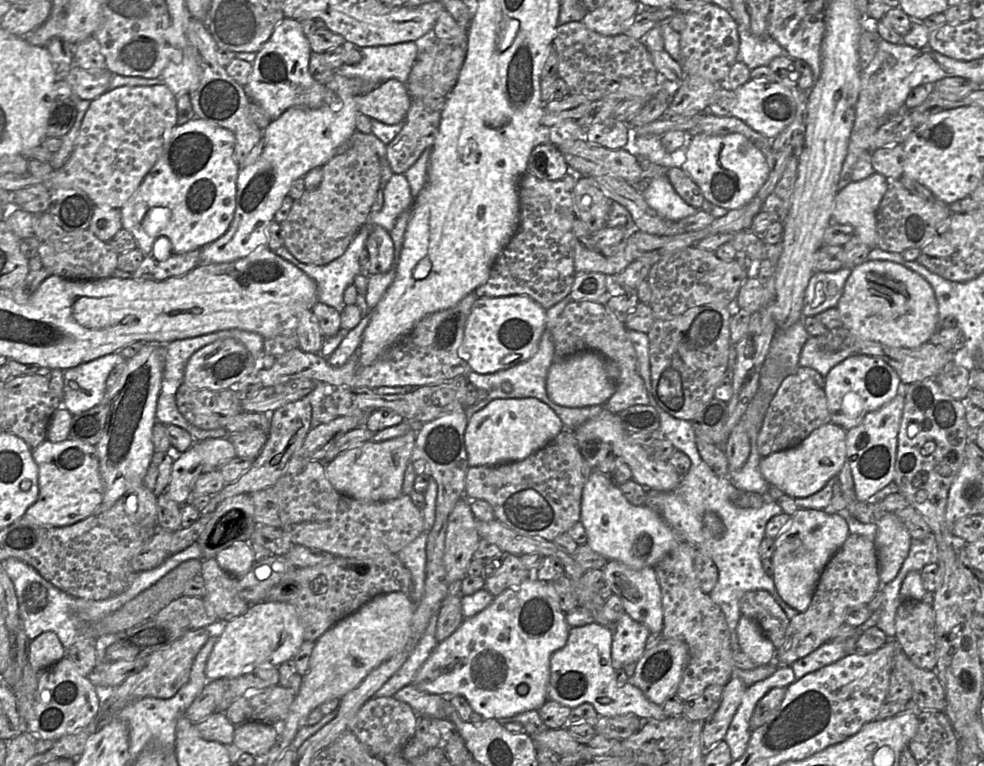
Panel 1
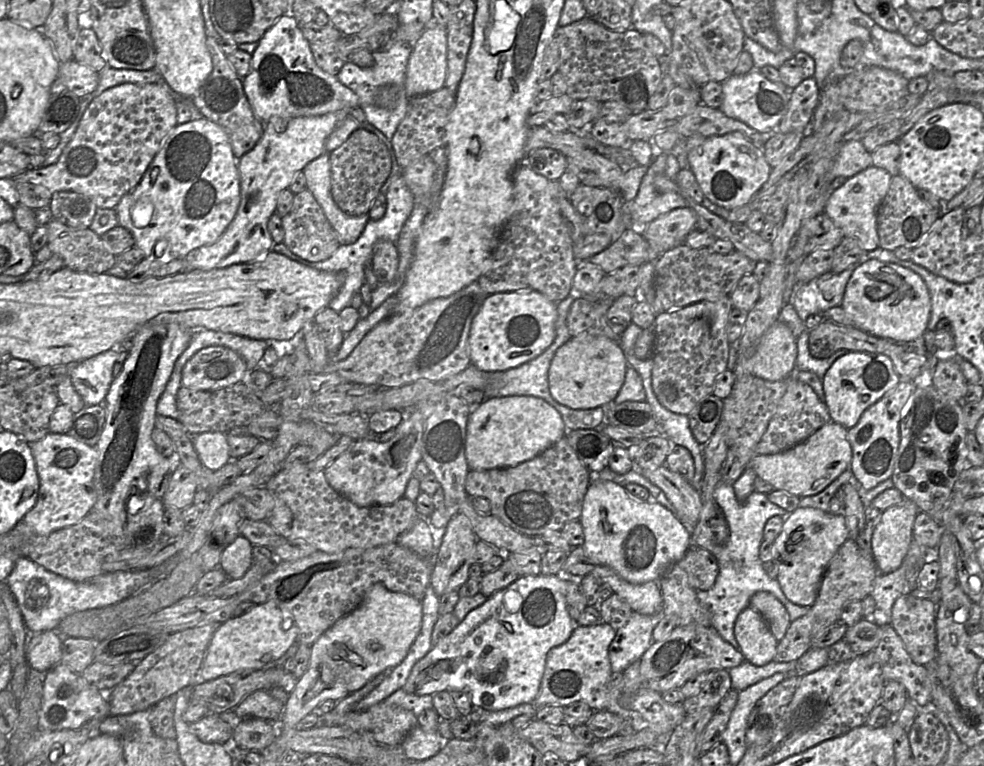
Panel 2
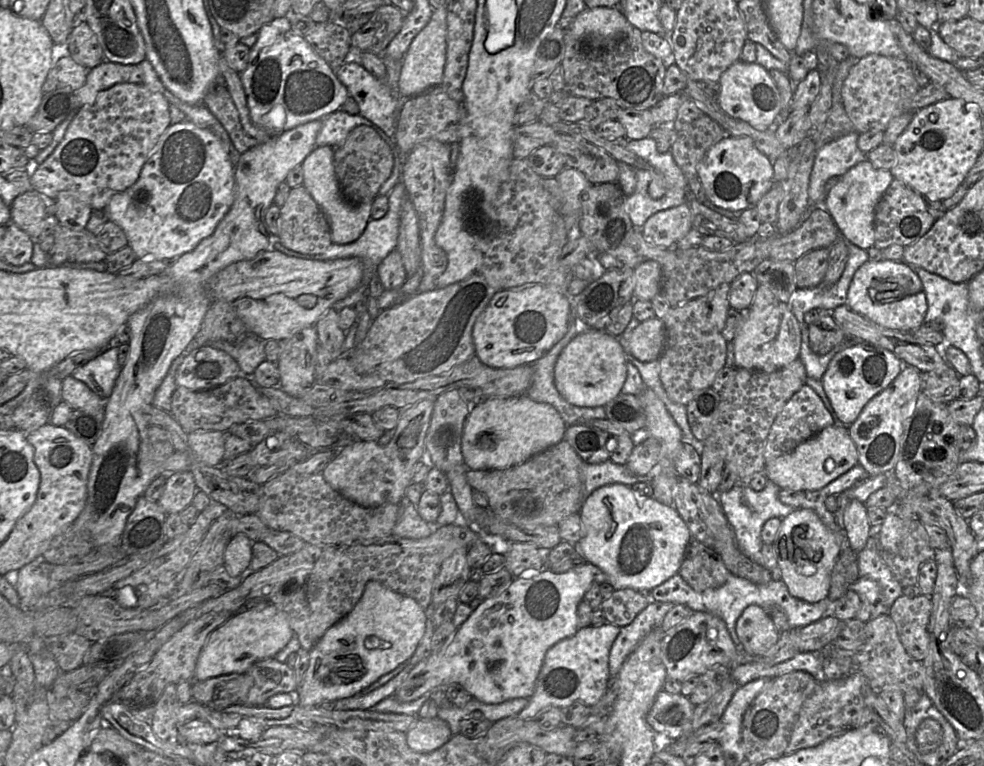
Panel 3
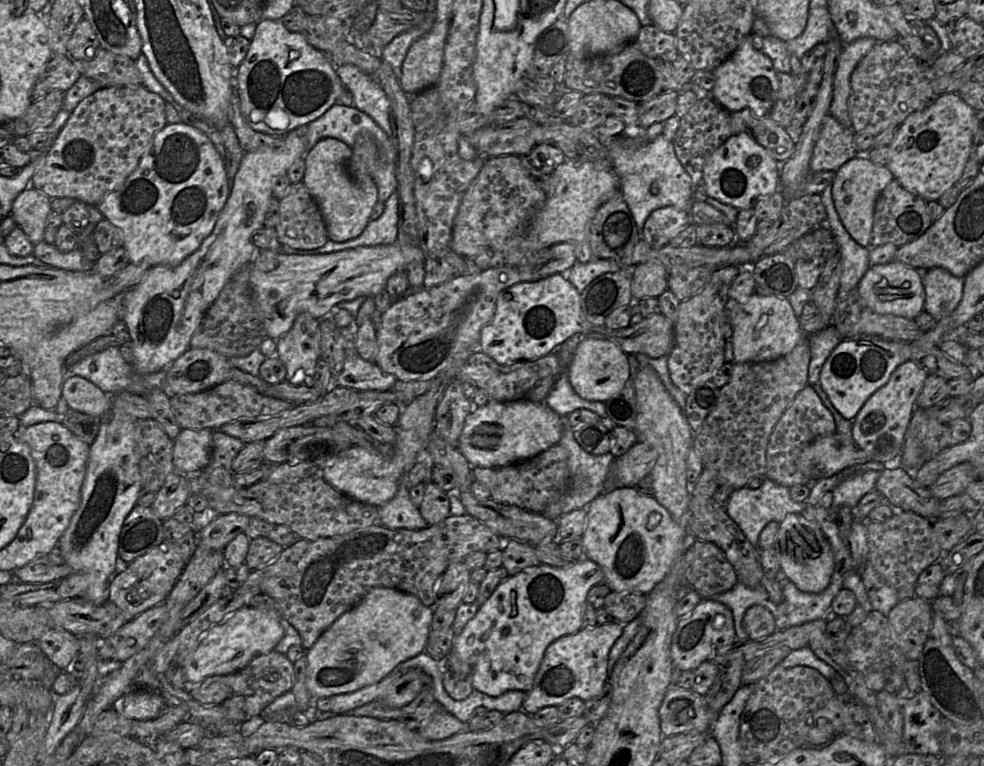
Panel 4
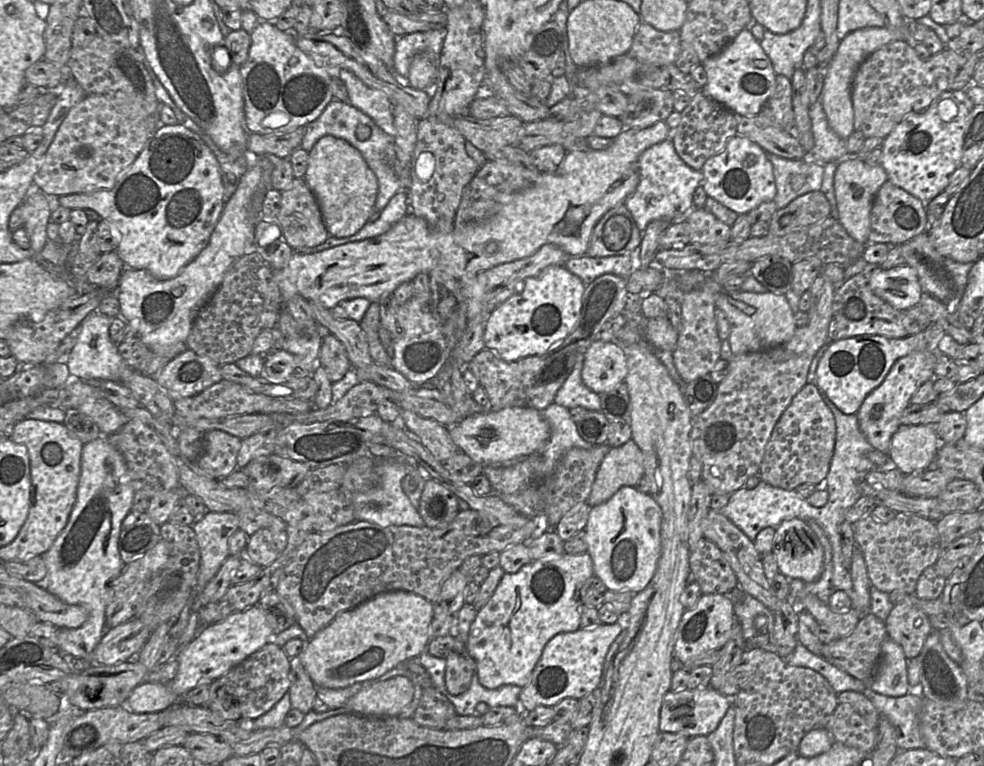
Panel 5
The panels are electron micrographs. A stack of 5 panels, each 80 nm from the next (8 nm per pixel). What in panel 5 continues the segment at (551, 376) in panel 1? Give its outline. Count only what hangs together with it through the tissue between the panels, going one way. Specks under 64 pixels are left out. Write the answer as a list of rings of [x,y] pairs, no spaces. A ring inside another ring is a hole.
[[[596,340],[584,353],[581,379],[591,391],[601,394],[624,382],[627,361],[622,348],[612,342]]]

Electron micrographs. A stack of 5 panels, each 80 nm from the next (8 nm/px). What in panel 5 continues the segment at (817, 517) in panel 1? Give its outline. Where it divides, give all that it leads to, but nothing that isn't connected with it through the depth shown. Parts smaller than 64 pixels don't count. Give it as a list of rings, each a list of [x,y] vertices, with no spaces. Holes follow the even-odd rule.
[[[787,519],[776,527],[773,553],[779,571],[788,578],[810,583],[816,581],[822,574],[823,546],[803,519]]]

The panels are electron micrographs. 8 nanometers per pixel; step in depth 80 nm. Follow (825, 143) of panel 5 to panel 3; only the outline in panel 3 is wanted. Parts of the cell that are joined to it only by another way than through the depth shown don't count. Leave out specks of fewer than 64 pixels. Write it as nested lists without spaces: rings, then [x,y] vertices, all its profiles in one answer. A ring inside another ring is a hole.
[[[851,132],[821,147],[816,154],[810,176],[809,208],[825,208],[825,183],[833,176],[842,176],[850,168],[867,159],[858,147],[858,135]]]

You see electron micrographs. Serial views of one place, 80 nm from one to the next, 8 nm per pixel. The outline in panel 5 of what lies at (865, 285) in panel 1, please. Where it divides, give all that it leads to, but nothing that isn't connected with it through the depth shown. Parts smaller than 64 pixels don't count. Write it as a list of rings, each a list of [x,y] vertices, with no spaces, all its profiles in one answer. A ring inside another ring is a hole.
[[[907,264],[890,269],[872,266],[869,284],[878,297],[899,310],[917,305],[923,293],[917,271]]]

